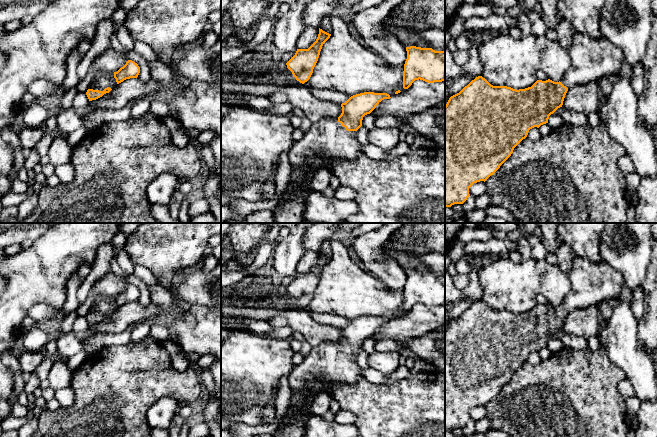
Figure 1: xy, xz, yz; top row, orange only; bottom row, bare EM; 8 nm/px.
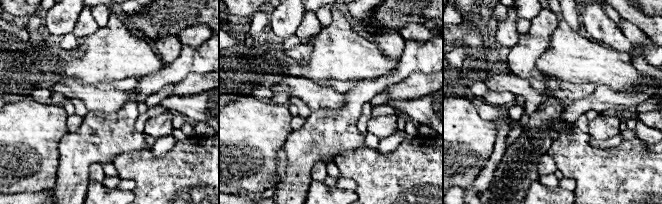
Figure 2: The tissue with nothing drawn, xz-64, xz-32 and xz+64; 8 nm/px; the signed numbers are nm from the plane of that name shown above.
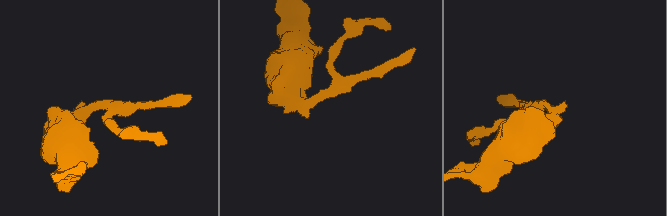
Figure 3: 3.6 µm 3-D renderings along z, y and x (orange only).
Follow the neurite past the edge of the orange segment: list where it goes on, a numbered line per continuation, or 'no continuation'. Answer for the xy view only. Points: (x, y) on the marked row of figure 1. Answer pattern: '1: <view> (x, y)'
1: xy (103, 79)

